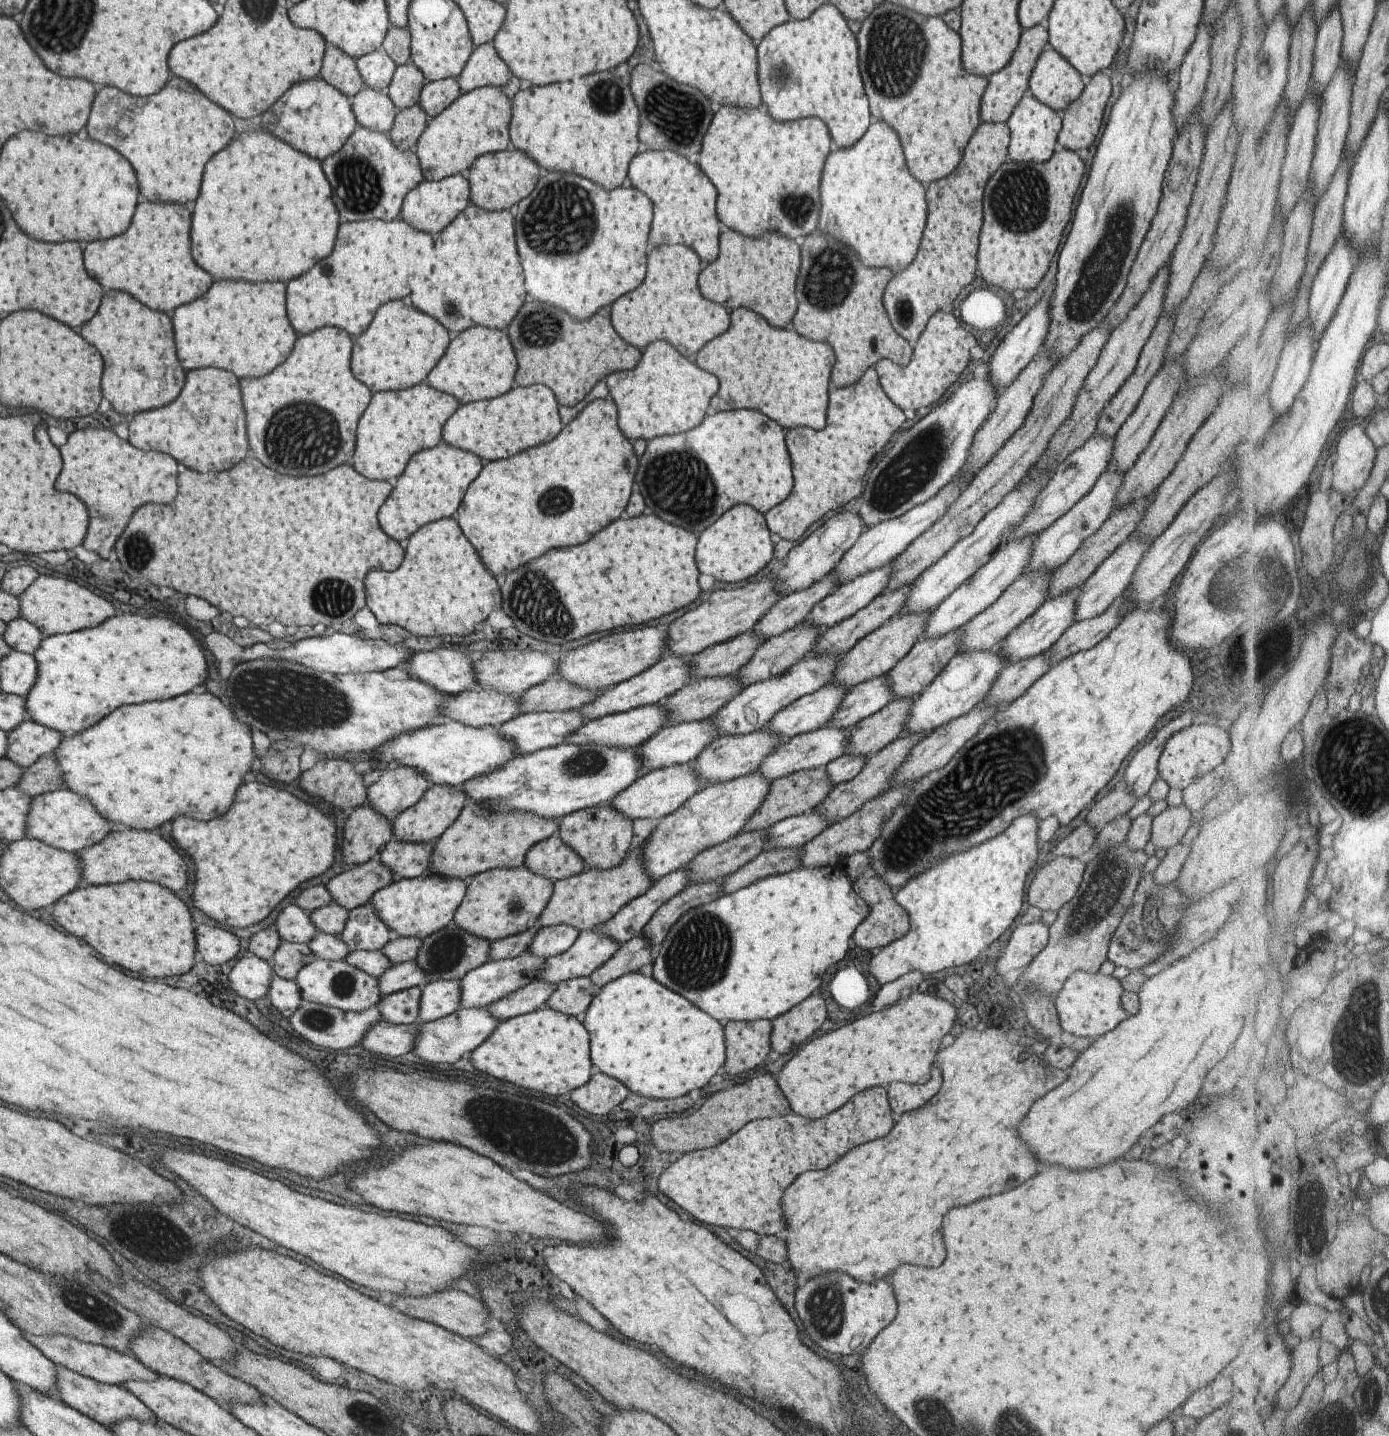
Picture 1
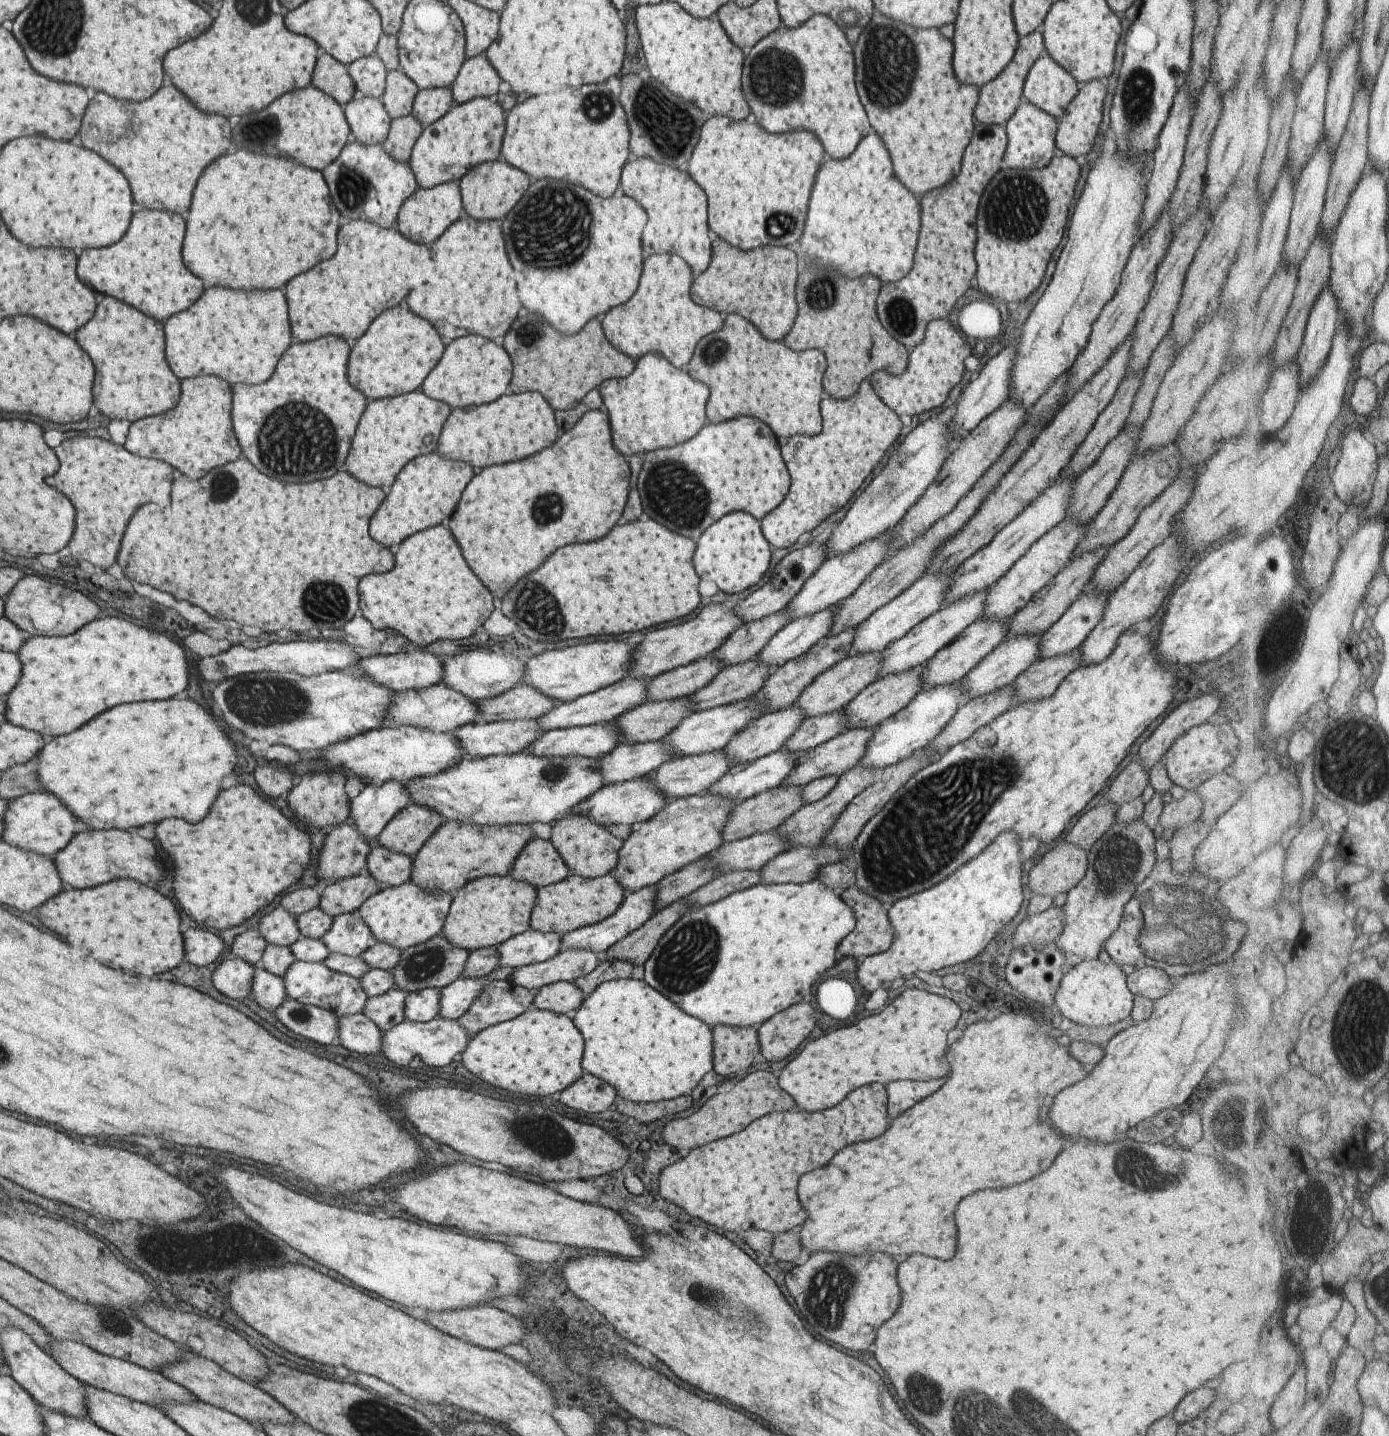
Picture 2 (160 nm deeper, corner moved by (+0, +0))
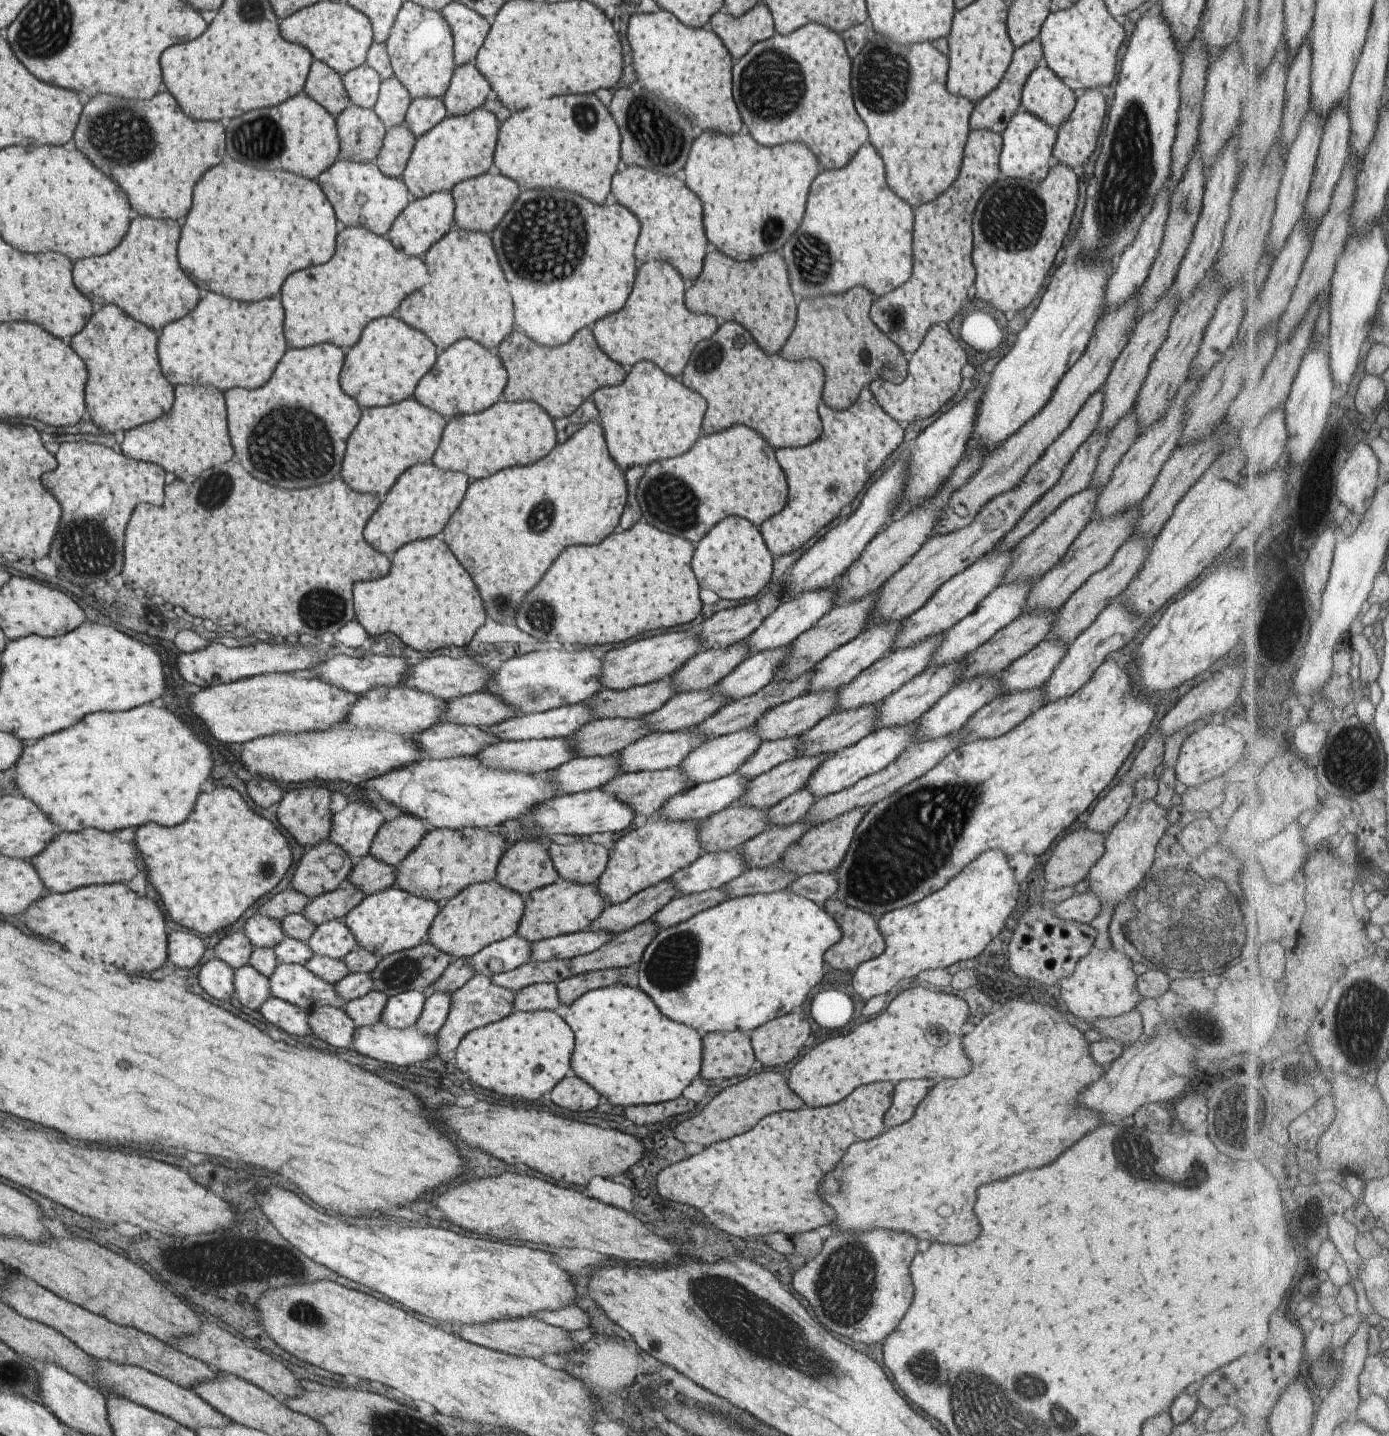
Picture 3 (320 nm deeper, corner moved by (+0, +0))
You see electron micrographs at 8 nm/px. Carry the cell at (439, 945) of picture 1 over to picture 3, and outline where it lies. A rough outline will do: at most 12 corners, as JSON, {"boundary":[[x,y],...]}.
{"boundary":[[423,940],[368,975],[385,996],[422,991],[454,958]]}

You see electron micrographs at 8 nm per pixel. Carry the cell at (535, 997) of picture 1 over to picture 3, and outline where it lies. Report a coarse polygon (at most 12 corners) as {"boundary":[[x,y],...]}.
{"boundary":[[475,973],[450,994],[437,1054],[514,1011],[514,994]]}

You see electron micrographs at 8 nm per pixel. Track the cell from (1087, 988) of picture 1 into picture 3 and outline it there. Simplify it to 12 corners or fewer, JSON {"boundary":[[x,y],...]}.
{"boundary":[[1093,948],[1055,990],[1086,1022],[1141,999],[1122,952]]}

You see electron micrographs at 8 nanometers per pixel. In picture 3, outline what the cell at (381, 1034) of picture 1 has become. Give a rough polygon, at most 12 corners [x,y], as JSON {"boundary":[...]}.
{"boundary":[[334,1006],[307,1011],[311,1034],[352,1048],[354,1022]]}

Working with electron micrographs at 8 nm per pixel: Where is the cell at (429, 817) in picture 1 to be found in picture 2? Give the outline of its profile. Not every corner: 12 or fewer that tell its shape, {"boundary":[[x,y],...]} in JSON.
{"boundary":[[409,803],[373,842],[412,857],[442,823]]}

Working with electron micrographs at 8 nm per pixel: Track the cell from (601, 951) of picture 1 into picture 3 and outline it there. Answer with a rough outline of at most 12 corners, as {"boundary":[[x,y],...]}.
{"boundary":[[568,959],[529,961],[490,981],[514,993],[533,983],[557,984]]}

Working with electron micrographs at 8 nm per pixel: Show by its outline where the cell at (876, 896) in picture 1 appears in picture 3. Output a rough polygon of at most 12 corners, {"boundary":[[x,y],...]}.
{"boundary":[[835,895],[822,907],[840,939],[823,953],[827,970],[852,972],[878,957],[877,918]]}

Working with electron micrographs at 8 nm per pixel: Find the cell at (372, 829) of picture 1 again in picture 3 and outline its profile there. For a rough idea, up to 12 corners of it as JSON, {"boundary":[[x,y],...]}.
{"boundary":[[329,840],[306,849],[289,888],[311,900],[342,886],[353,862]]}

